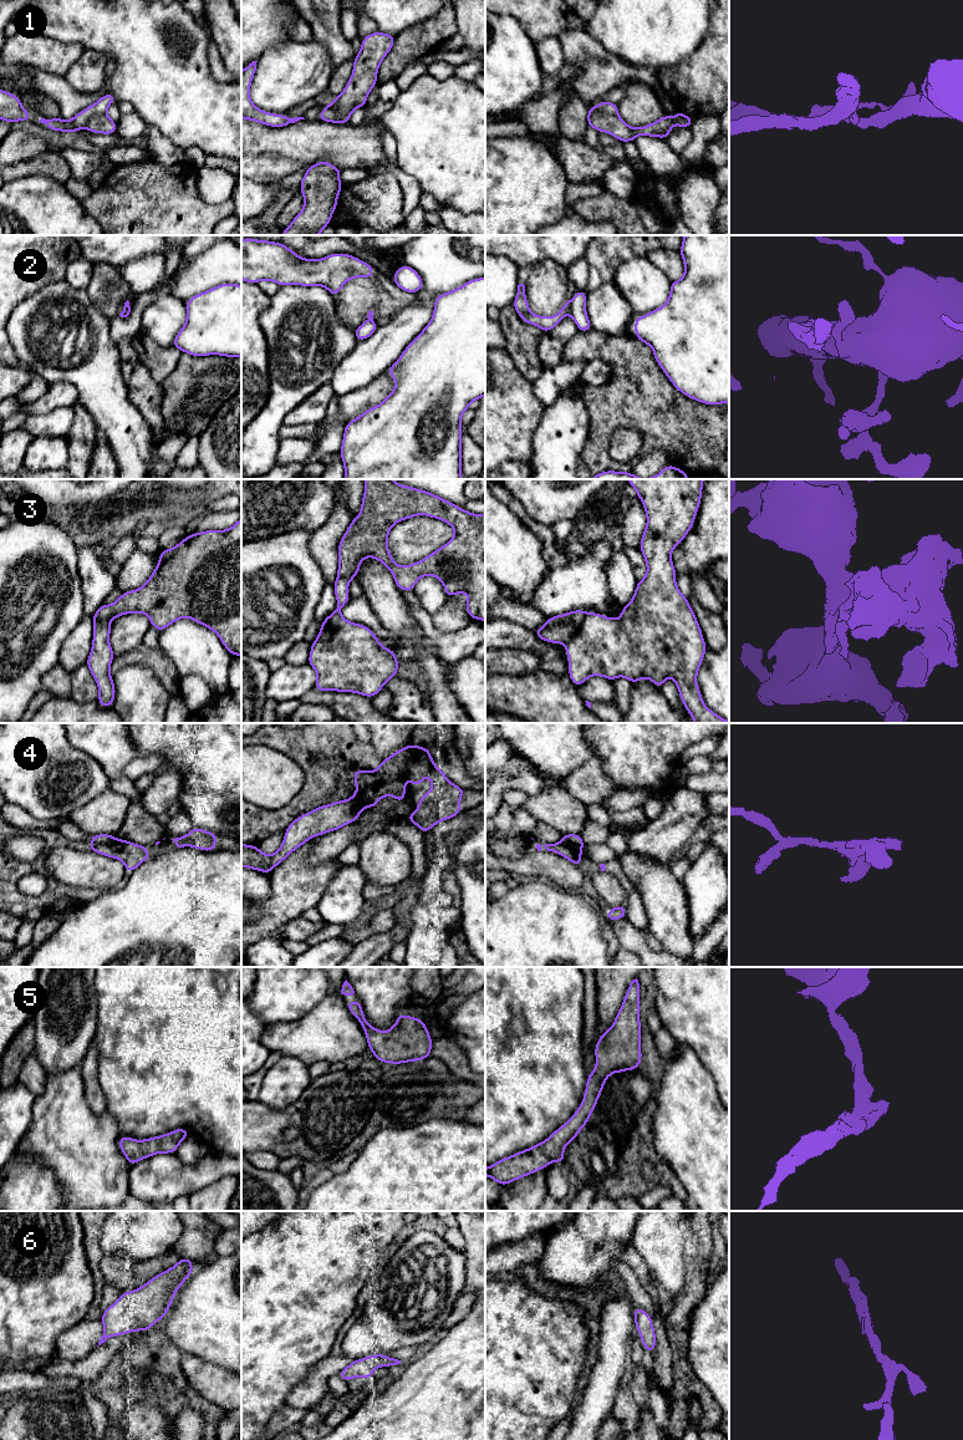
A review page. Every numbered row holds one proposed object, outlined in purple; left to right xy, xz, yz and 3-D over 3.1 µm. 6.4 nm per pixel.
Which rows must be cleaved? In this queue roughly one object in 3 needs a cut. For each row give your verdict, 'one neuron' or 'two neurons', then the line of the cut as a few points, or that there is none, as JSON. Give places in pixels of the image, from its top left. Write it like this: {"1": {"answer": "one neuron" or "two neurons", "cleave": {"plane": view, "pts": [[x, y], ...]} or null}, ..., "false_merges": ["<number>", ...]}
{"1": {"answer": "two neurons", "cleave": {"plane": "xz", "pts": [[332, 101], [337, 115], [344, 122]]}}, "2": {"answer": "two neurons", "cleave": {"plane": "yz", "pts": [[572, 301], [570, 308]]}}, "3": {"answer": "two neurons", "cleave": {"plane": "yz", "pts": [[587, 612], [575, 634], [565, 644]]}}, "4": {"answer": "two neurons", "cleave": {"plane": "xy", "pts": [[115, 836], [105, 844], [92, 845]]}}, "5": {"answer": "one neuron", "cleave": null}, "6": {"answer": "one neuron", "cleave": null}, "false_merges": ["1", "2", "3", "4"]}

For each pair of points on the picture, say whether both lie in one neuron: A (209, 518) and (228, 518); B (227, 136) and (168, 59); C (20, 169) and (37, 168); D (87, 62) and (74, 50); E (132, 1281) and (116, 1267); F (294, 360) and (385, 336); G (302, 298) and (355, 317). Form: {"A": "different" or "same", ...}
{"A": "same", "B": "same", "C": "same", "D": "different", "E": "same", "F": "different", "G": "different"}

